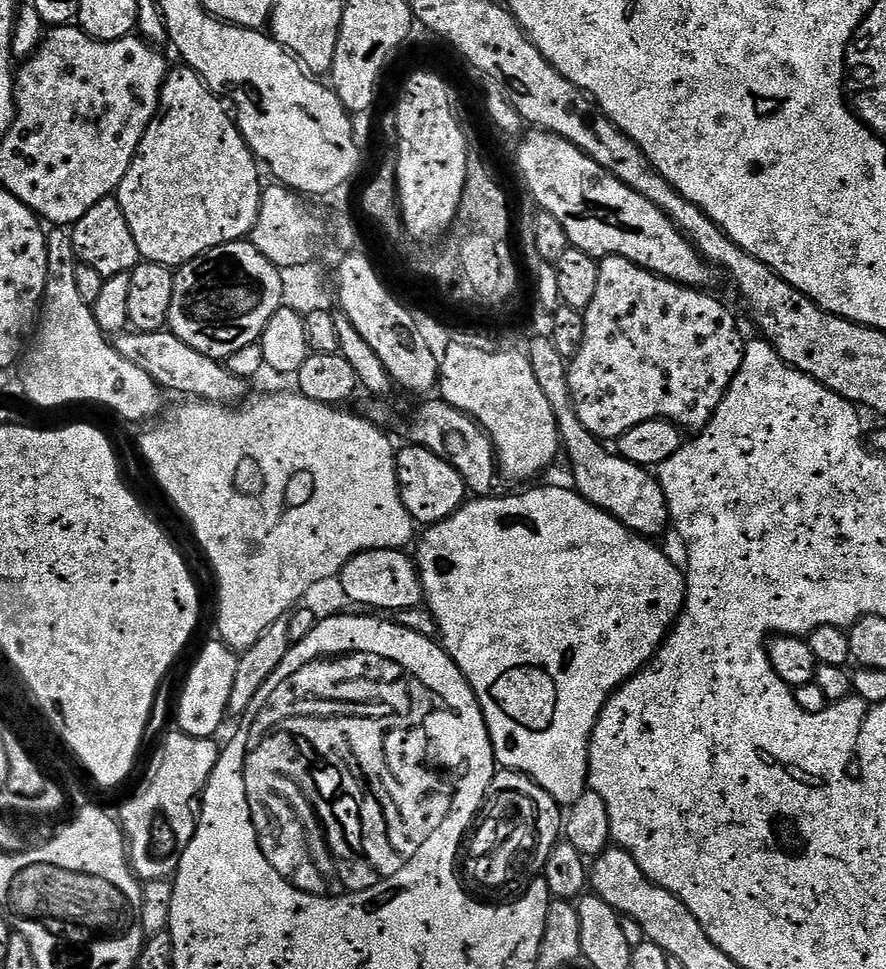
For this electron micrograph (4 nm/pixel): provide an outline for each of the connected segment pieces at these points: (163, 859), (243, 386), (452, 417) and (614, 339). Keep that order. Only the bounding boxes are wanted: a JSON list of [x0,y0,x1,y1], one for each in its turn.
[[118,730,222,881],[114,330,249,406],[404,398,497,498],[567,256,746,442]]

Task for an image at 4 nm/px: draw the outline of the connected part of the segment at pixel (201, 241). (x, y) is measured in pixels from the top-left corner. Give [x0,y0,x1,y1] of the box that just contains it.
[114,66,262,270]

